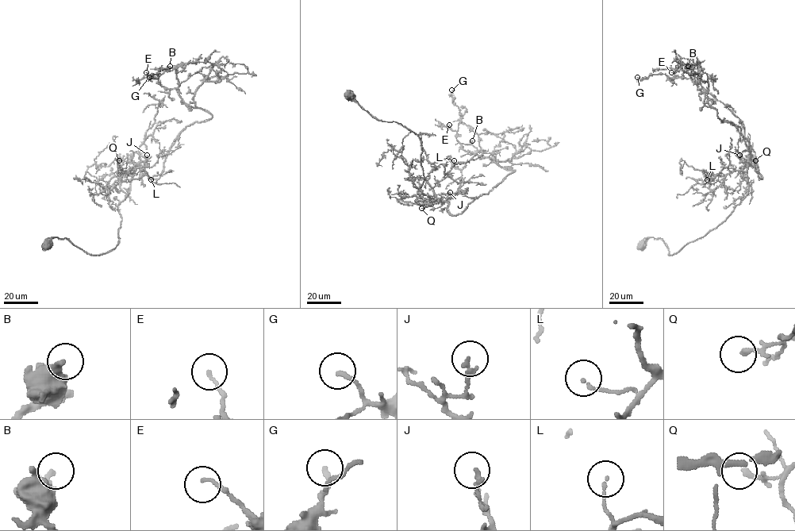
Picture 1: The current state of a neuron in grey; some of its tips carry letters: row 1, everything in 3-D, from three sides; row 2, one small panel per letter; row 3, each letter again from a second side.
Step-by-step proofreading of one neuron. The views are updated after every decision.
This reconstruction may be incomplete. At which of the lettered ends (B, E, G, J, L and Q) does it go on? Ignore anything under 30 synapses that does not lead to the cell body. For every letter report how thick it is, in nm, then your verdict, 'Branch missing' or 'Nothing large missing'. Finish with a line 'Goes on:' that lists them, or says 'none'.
B: Thickness 300 nm. Nothing large missing
E: Thickness 110 nm. Nothing large missing
G: Thickness 170 nm. Nothing large missing
J: Thickness 160 nm. Nothing large missing
L: Thickness 120 nm. Nothing large missing
Q: Thickness 140 nm. Nothing large missing
Goes on: none

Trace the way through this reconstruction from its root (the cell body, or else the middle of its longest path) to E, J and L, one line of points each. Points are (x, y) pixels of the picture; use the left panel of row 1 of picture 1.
E: (46, 244), (112, 251), (136, 167), (158, 178), (175, 138), (212, 117), (146, 72)
J: (46, 244), (59, 237), (93, 255), (112, 251), (121, 220), (117, 207), (147, 155)
L: (46, 244), (59, 237), (93, 255), (112, 251), (130, 170), (141, 167), (151, 179)

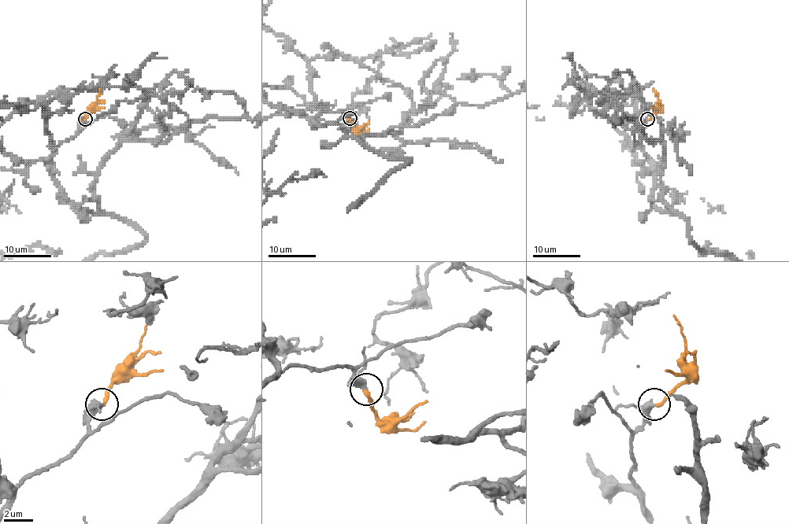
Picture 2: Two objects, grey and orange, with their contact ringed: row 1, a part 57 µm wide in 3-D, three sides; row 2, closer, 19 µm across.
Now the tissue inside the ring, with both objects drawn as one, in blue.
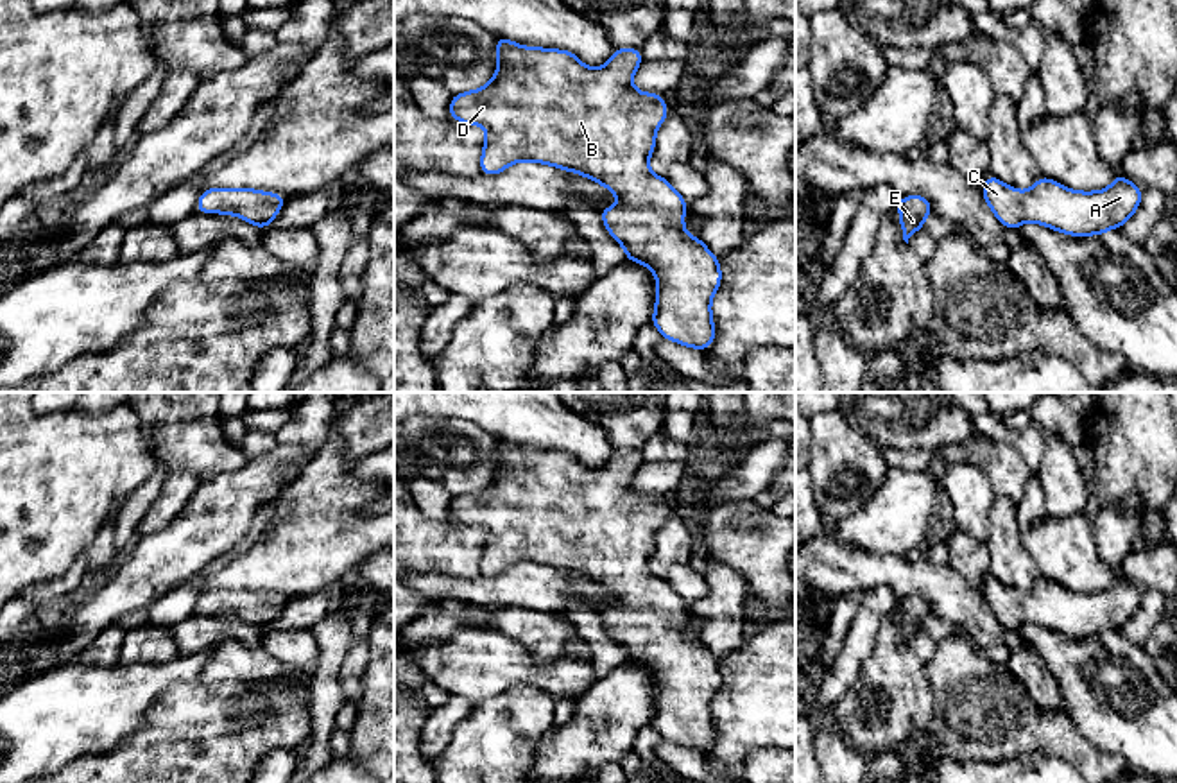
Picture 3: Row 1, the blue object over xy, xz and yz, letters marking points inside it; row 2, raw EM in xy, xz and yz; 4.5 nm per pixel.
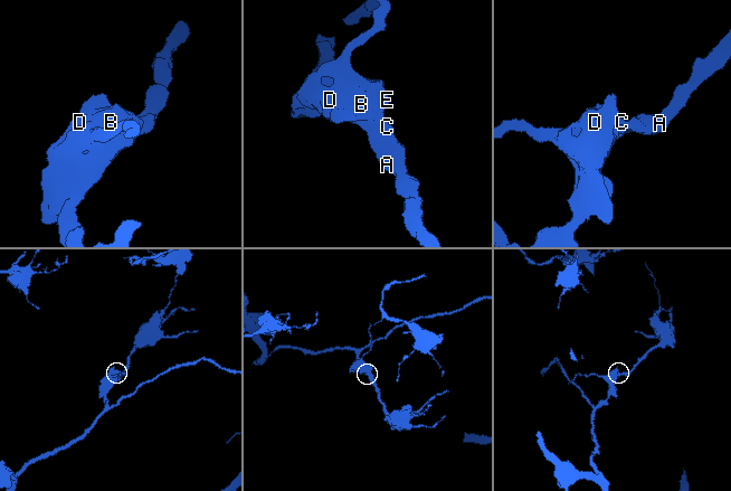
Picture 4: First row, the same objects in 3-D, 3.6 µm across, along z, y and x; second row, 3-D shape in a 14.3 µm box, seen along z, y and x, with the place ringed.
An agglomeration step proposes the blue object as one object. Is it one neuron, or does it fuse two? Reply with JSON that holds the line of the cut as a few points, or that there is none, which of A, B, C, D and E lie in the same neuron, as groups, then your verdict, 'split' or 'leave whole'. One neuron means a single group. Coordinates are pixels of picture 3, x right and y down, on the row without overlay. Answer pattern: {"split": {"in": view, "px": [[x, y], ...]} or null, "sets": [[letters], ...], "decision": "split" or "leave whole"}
{"split": null, "sets": [["A", "B", "C", "D", "E"]], "decision": "leave whole"}

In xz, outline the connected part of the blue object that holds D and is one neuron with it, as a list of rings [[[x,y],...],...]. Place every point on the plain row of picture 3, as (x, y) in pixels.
[[[498,437],[496,455],[498,469],[489,486],[450,502],[450,520],[487,532],[480,575],[494,577],[518,563],[536,563],[609,589],[620,606],[598,611],[604,627],[625,649],[625,661],[643,665],[657,683],[650,724],[663,740],[702,753],[711,749],[711,699],[720,688],[722,672],[702,641],[684,632],[686,600],[649,570],[668,509],[661,495],[632,489],[632,477],[643,464],[641,452],[616,450],[604,468],[588,469],[570,452],[521,448]]]

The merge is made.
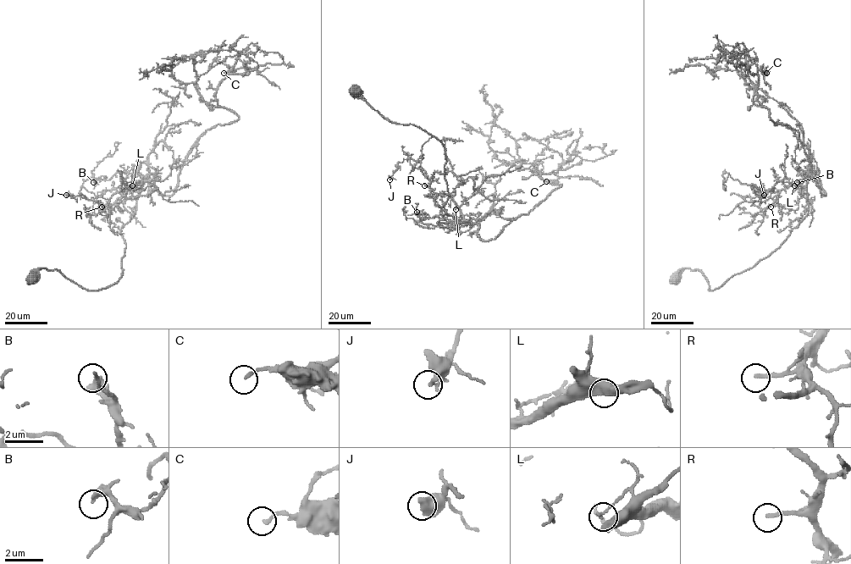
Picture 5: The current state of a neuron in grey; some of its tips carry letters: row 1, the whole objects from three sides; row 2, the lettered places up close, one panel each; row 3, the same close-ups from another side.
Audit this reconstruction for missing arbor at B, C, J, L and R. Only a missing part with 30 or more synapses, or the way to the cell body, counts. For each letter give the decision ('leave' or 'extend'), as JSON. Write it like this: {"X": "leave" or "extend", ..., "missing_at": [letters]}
{"B": "leave", "C": "leave", "J": "leave", "L": "leave", "R": "extend", "missing_at": ["R"]}

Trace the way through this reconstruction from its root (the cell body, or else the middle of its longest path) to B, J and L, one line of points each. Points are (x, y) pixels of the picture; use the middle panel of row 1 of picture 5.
B: (355, 90), (390, 122), (419, 126), (444, 148), (443, 207), (468, 224), (425, 224), (417, 212)
J: (355, 90), (390, 122), (443, 144), (443, 207), (463, 222), (418, 161), (399, 163), (389, 179)
L: (355, 90), (390, 122), (419, 126), (443, 144), (449, 195), (443, 207), (460, 223), (463, 218), (455, 209)

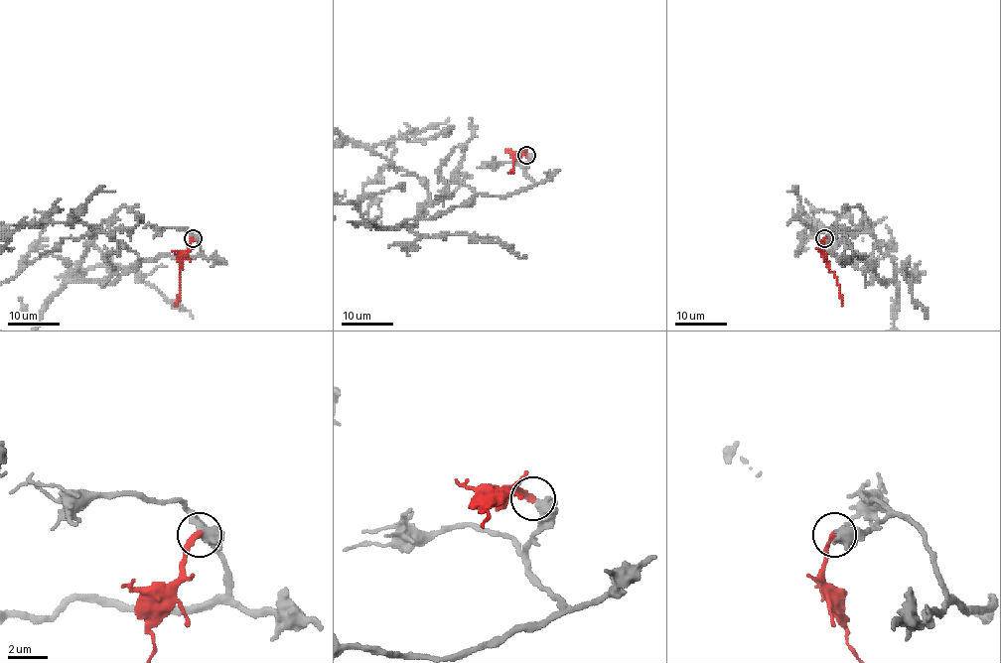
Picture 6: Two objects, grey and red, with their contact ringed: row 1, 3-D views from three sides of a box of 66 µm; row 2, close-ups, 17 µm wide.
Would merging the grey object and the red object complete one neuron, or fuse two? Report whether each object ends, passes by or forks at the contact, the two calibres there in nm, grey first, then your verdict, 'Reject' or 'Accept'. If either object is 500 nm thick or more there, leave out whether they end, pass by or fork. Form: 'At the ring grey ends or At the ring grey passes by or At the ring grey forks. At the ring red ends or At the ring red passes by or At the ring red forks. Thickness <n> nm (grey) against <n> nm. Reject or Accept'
Thickness 600 nm (grey) against 320 nm. Accept

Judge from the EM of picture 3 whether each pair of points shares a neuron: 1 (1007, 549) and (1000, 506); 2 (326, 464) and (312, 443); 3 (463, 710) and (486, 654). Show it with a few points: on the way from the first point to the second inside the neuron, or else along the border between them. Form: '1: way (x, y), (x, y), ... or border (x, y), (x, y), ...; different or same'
1: way (1005, 538), (1004, 516); same
2: border (334, 413), (328, 423), (328, 436), (310, 463); different
3: border (452, 694), (463, 696), (475, 705); different

